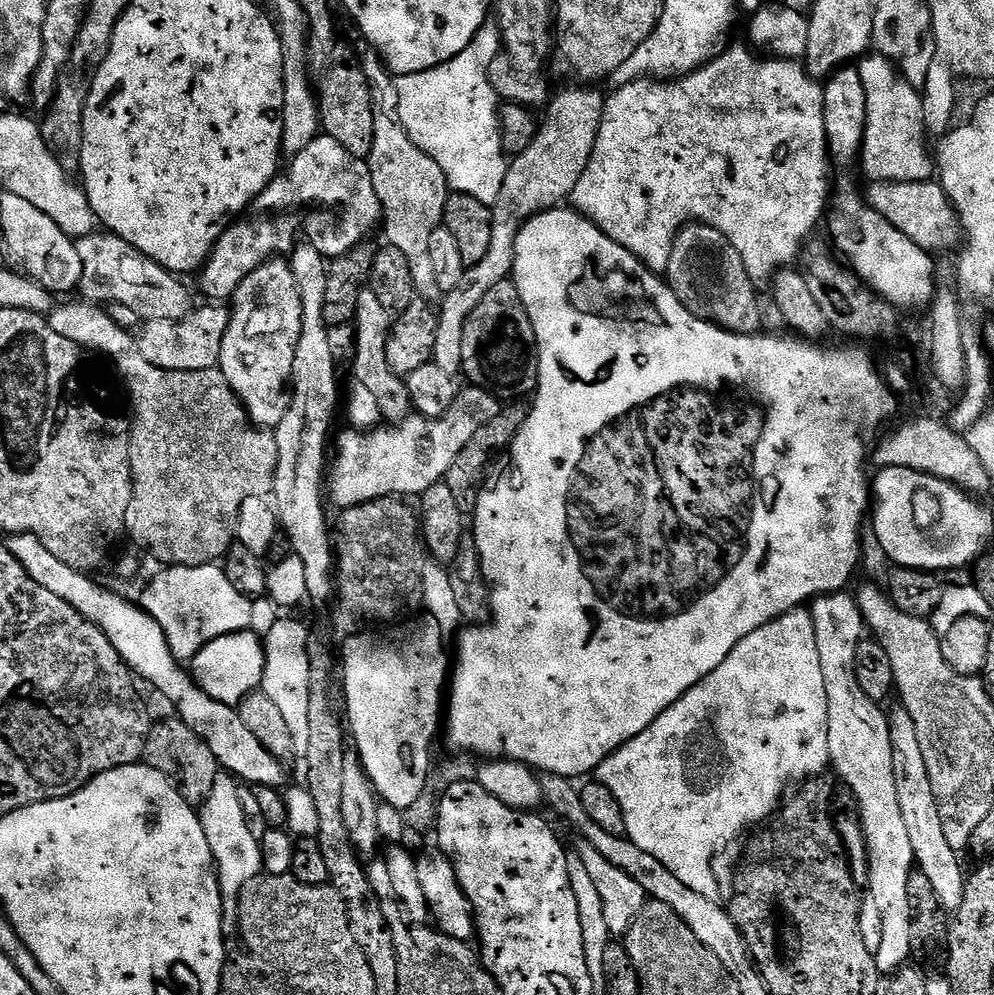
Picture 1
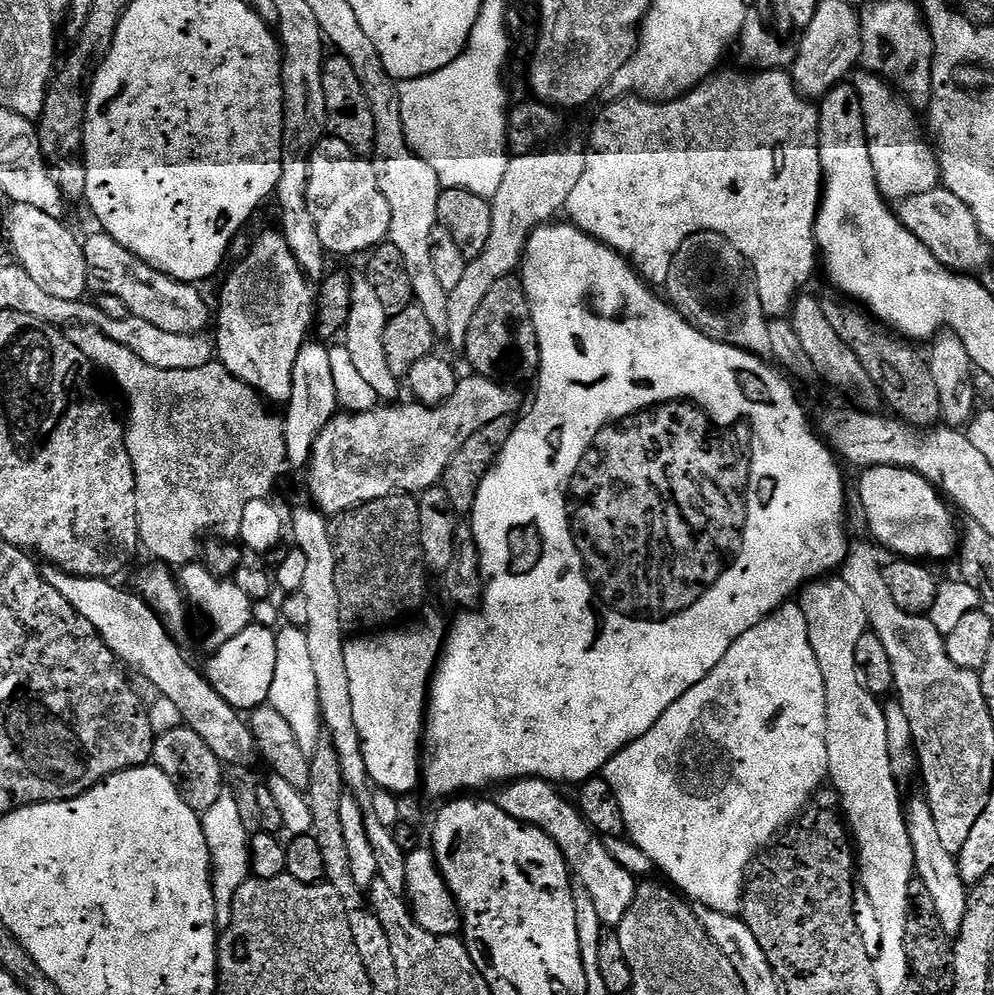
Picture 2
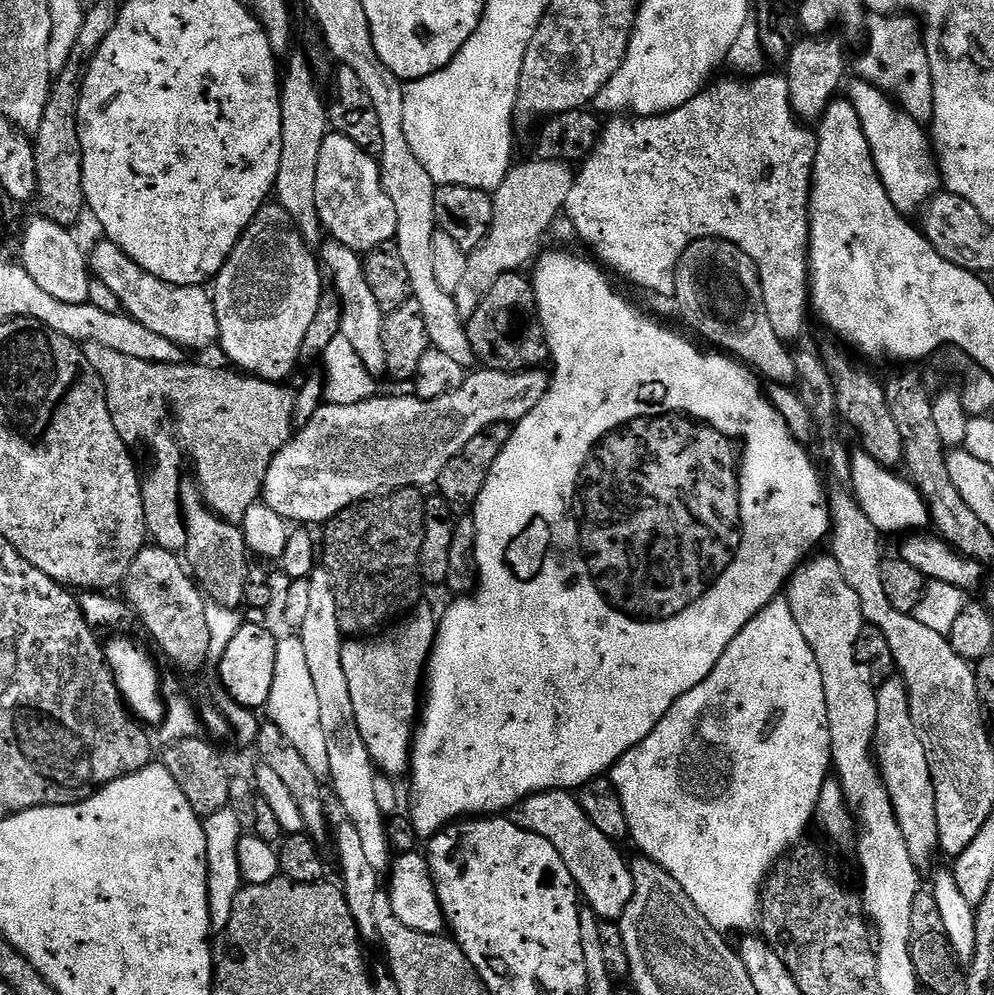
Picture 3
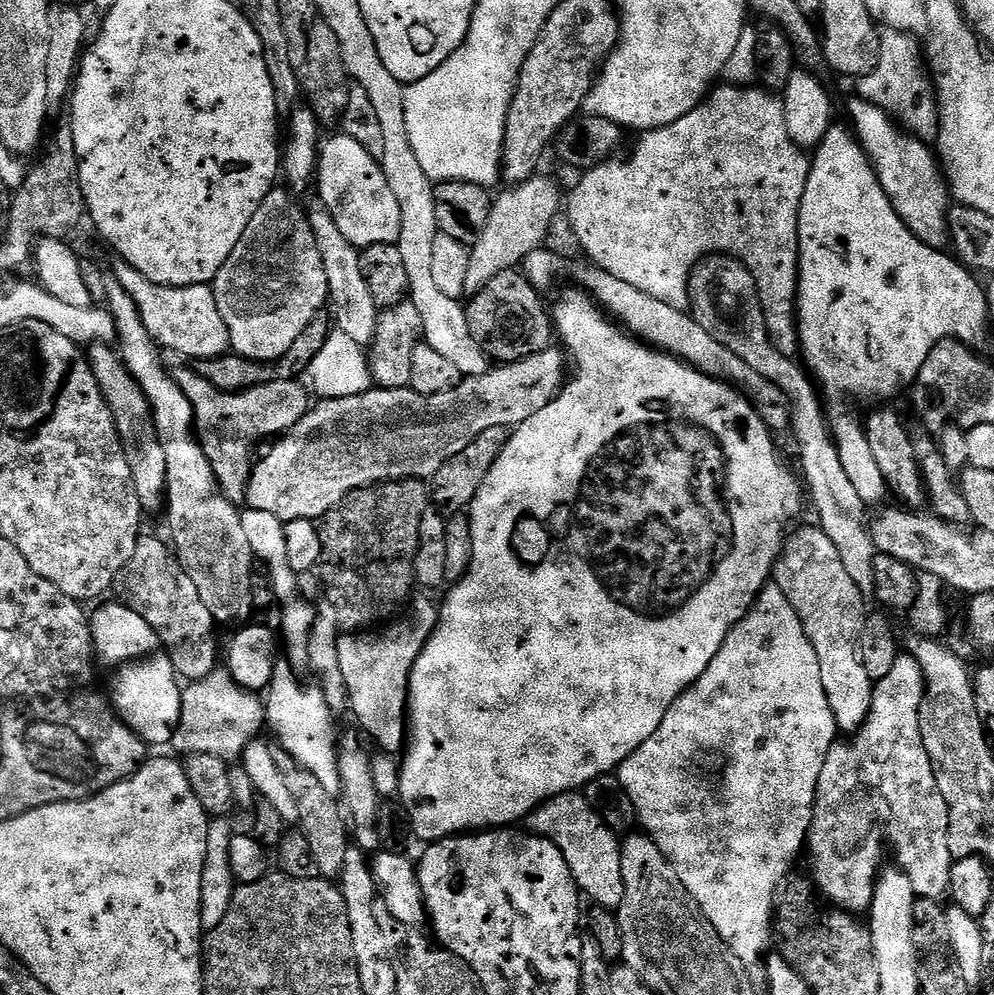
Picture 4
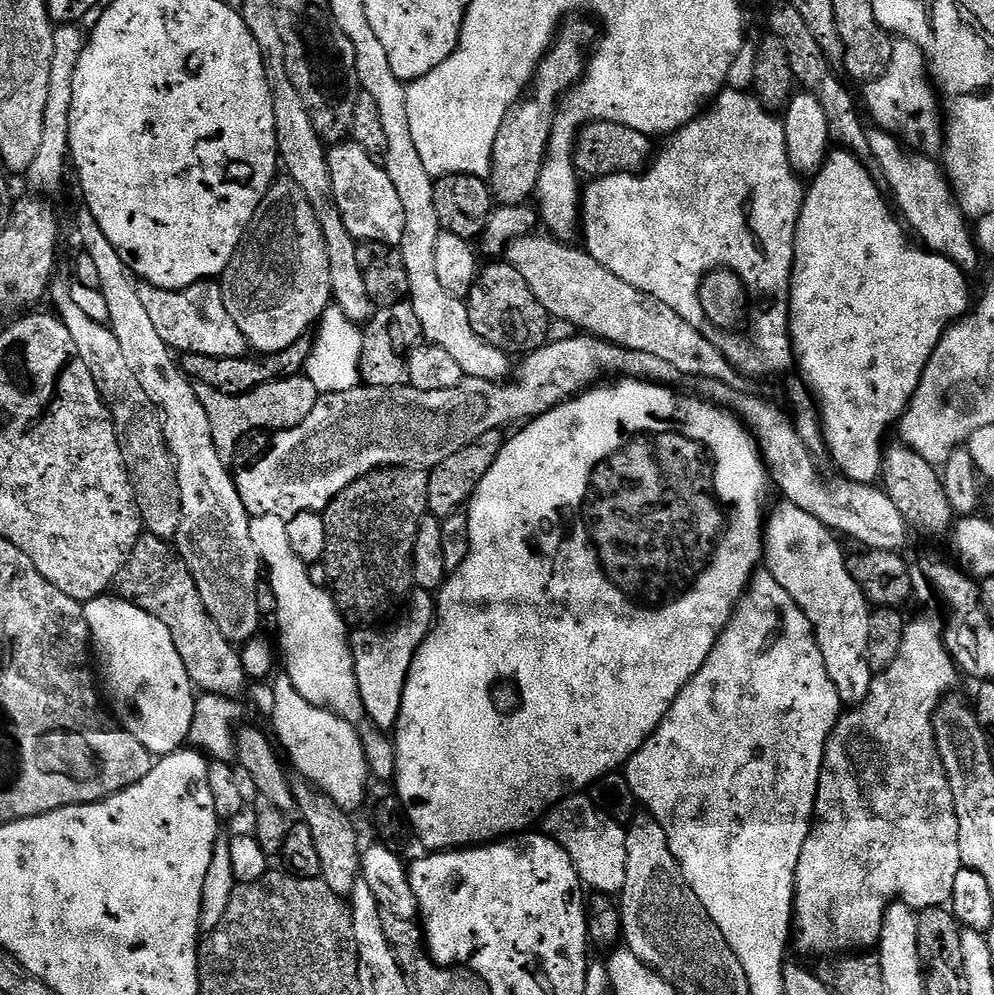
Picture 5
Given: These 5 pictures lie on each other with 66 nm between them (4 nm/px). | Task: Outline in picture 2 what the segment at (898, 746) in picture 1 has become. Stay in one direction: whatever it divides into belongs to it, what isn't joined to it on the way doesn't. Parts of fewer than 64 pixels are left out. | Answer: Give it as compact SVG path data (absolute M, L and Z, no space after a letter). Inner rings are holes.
M920 798L920 800L912 801L911 804L909 802L905 811L905 820L908 824L911 848L915 852L917 877L926 883L927 892L933 898L937 907L938 918L941 919L942 928L946 930L948 935L959 935L964 925L970 892L968 886L962 882L955 853L950 852L943 845L927 799Z

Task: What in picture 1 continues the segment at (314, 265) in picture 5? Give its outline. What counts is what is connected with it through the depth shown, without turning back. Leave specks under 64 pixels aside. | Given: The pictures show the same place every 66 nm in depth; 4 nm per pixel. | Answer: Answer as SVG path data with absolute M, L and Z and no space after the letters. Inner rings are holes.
M284 258L267 260L258 270L246 274L234 290L230 301L226 338L222 338L222 354L218 365L220 372L232 387L232 393L244 403L248 419L258 428L274 430L286 418L290 403L289 384L294 370L294 354L302 334L302 300L294 282L291 263Z

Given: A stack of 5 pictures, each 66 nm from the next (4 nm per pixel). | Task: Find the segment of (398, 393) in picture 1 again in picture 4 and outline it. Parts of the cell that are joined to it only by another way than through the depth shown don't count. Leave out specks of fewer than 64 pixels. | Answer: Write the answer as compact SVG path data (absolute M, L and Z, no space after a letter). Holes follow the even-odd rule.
M323 206L317 208L317 212L314 210L308 212L308 221L312 224L318 250L322 253L322 266L326 266L328 299L334 313L335 327L354 338L358 344L371 345L381 309L376 307L374 297L370 294L370 286L366 286L366 278L362 278L360 252L346 240L342 230L338 230L338 222L329 214L328 209Z

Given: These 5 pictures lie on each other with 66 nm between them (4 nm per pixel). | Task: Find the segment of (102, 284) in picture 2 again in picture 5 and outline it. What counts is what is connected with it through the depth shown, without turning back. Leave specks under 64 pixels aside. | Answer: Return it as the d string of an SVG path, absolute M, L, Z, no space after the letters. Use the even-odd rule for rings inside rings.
M141 283L139 290L142 294L142 306L146 306L147 312L150 313L150 318L154 321L154 326L158 329L162 342L166 342L169 348L177 353L193 352L218 358L247 357L249 355L248 340L242 334L242 330L238 330L238 322L234 322L234 318L230 318L230 310L226 310L226 302L222 298L219 283L191 284L189 288L179 288L176 292L165 288L155 288L153 284Z

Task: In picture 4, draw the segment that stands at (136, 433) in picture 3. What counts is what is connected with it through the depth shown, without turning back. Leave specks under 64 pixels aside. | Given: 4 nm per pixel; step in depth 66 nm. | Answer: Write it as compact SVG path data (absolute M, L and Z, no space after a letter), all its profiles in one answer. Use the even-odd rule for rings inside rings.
M191 367L177 371L175 378L186 398L190 398L196 419L194 432L220 483L221 493L230 501L243 501L248 495L248 483L254 467L252 447L267 436L279 438L285 435L308 413L309 389L304 389L301 381L294 379L254 386L245 392L226 393L216 389Z

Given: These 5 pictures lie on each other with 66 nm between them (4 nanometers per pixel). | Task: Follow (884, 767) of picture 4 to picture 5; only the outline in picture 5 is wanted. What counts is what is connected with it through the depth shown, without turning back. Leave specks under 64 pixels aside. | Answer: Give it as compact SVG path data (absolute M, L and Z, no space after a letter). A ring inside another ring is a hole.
M932 620L907 621L904 630L904 641L898 658L883 672L873 679L868 697L864 703L855 705L845 711L837 720L834 730L830 734L828 744L824 748L824 768L820 772L820 788L816 792L816 814L812 821L812 829L802 846L802 854L798 858L796 870L796 894L794 897L794 948L805 952L808 956L832 956L852 954L857 950L868 950L871 946L879 945L884 913L889 904L903 901L913 910L938 908L947 905L952 899L954 878L961 870L960 855L958 854L958 814L954 806L954 794L950 790L950 782L946 770L942 766L940 751L936 748L936 735L932 729L932 717L940 701L953 691L958 677L958 665L949 654L944 644L941 629Z

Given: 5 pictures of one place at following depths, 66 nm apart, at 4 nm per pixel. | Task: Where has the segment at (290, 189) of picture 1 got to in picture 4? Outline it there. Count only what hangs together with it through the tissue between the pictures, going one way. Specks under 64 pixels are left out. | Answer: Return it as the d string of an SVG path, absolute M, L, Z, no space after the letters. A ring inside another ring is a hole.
M337 134L320 145L318 188L320 202L338 222L346 240L356 249L363 250L379 244L399 244L402 234L402 206L386 182L386 174L380 169L380 161L374 159L354 138Z

